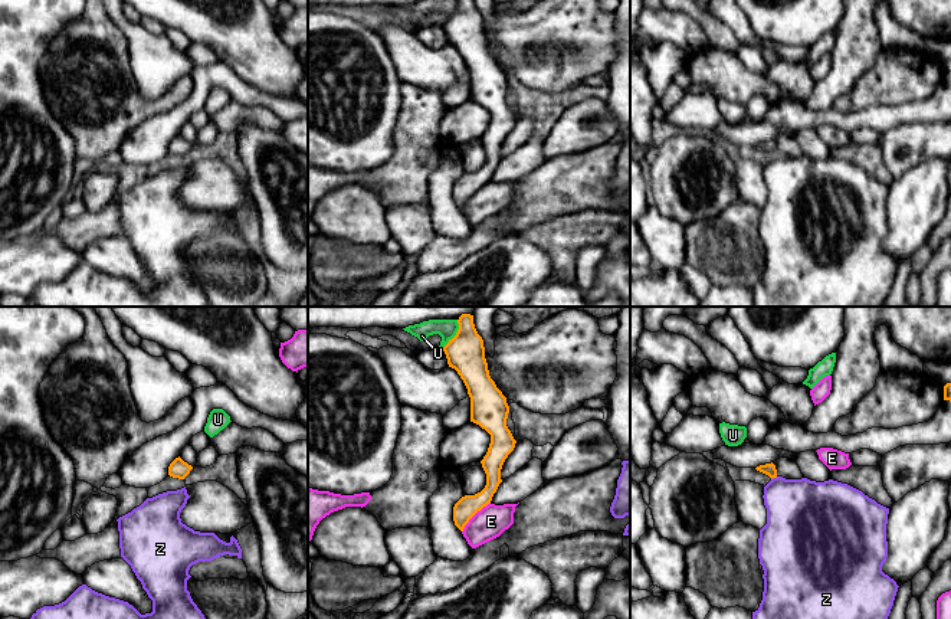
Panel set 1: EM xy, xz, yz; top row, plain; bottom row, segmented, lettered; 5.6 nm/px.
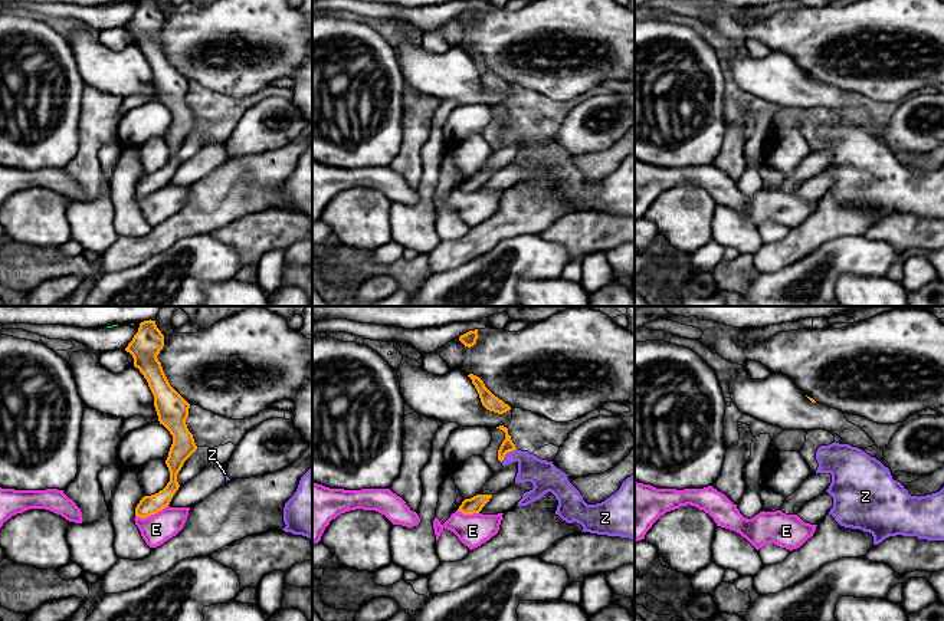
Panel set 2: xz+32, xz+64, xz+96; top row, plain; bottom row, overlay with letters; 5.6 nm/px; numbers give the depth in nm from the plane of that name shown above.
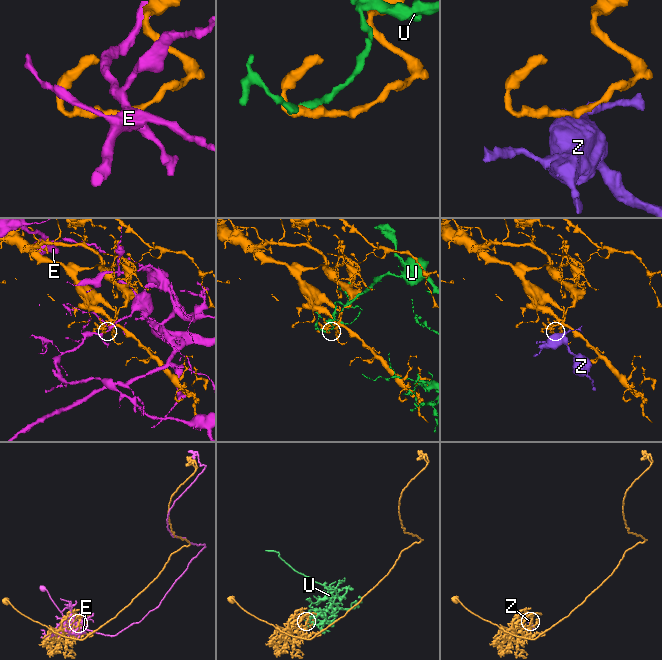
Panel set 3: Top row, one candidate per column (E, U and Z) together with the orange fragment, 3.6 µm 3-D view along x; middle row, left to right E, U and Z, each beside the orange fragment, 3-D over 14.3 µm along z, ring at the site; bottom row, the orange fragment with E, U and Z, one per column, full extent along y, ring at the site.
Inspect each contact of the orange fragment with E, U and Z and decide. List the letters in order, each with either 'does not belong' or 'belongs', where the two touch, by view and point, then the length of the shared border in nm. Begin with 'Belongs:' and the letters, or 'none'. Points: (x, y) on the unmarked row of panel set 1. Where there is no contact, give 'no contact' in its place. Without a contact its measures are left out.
Belongs: none
E: does not belong; meets orange in xz at (474, 192); contact 220 nm long
U: does not belong; meets orange in xz at (455, 13); contact 170 nm long
Z: does not belong; meets orange in yz at (774, 154); contact 40 nm long

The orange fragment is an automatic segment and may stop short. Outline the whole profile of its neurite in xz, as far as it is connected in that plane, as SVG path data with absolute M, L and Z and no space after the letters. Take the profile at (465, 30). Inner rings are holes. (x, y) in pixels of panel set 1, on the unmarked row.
M458 0L456 13L443 24L449 45L463 58L470 75L470 99L491 112L486 132L481 138L486 151L485 166L462 174L453 184L455 203L463 209L469 197L491 181L501 157L501 147L517 118L506 104L509 83L506 75L489 53L483 17L473 0Z

